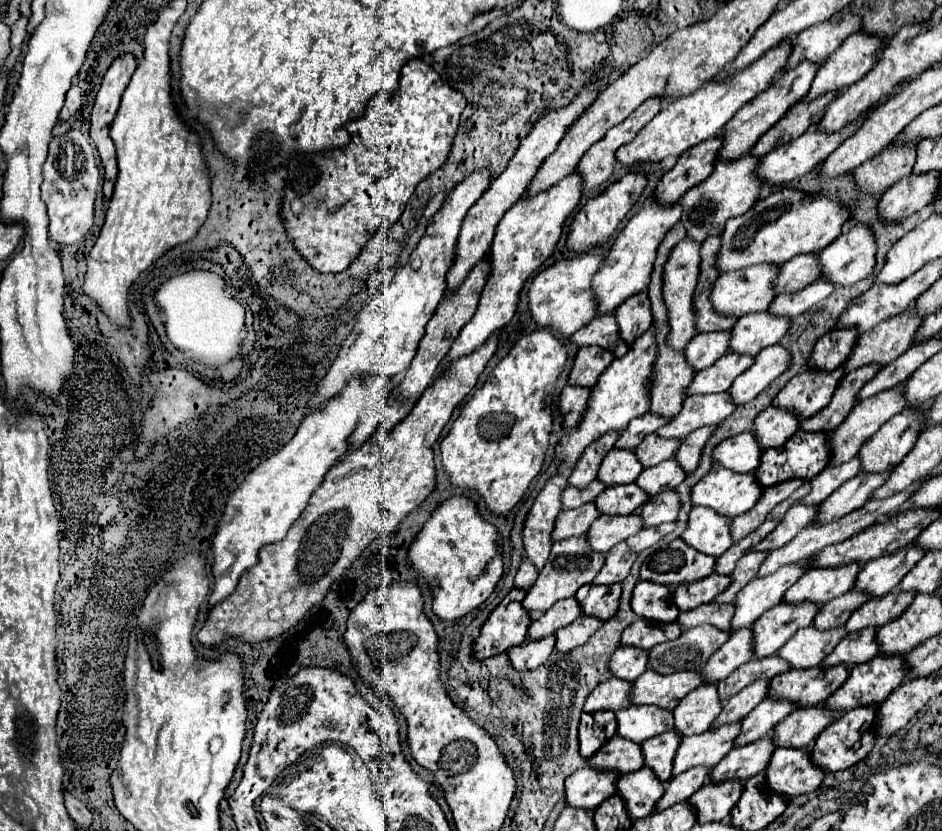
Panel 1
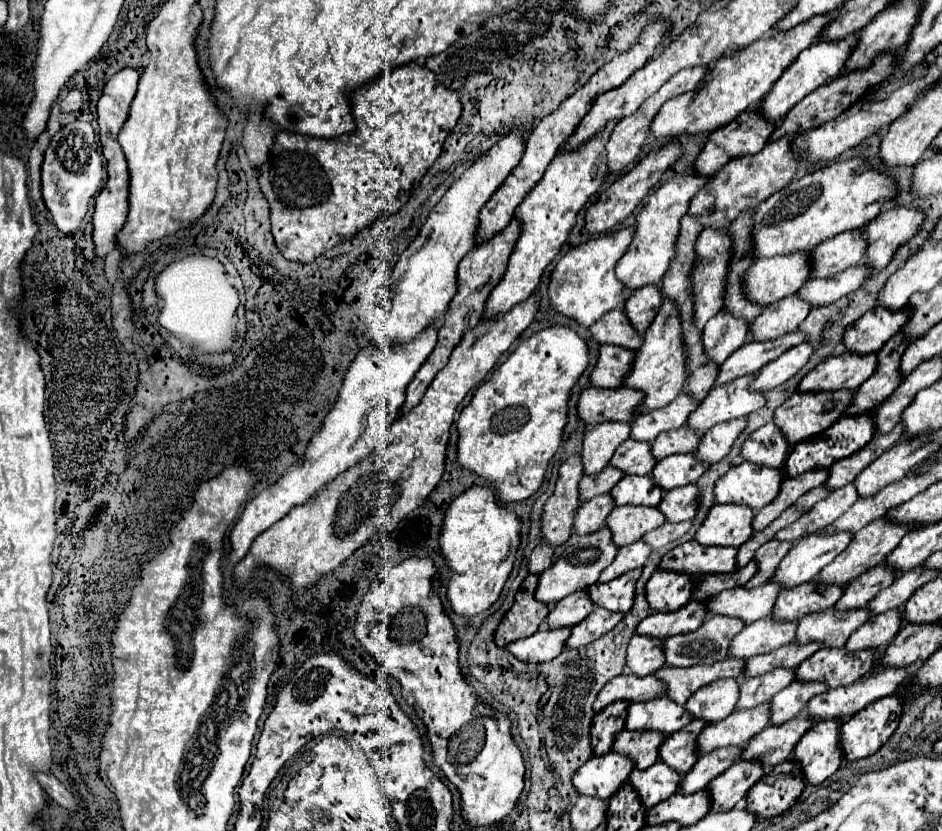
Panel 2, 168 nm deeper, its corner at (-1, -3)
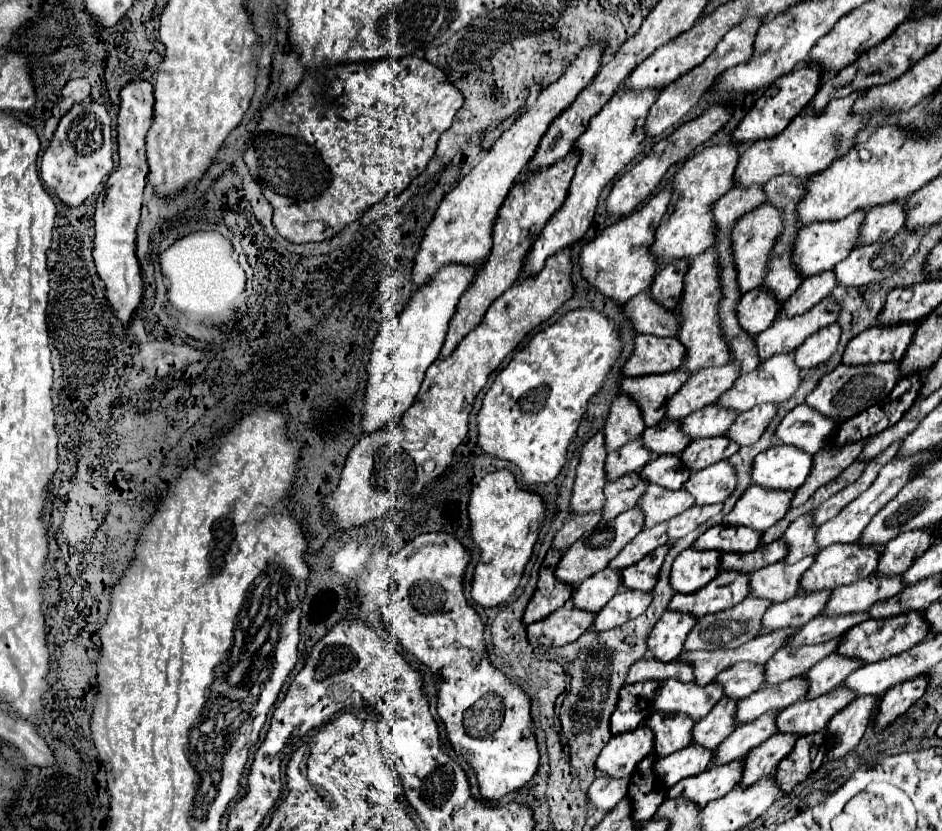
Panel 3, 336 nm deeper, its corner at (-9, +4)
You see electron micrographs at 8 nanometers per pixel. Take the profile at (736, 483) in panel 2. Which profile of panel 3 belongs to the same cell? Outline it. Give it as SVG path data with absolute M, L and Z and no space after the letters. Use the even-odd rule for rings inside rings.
M778 444L758 454L752 468L752 484L772 490L796 490L804 484L812 468L812 454Z

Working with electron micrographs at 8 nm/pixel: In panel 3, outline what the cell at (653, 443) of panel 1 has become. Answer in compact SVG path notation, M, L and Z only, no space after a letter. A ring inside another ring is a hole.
M710 404L702 410L696 410L684 418L684 430L690 434L690 438L712 438L724 434L730 424L736 420L736 410Z

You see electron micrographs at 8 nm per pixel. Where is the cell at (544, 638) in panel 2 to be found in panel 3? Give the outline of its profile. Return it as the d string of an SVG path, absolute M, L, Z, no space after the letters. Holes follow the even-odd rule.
M562 606L544 620L528 624L528 640L532 646L542 646L542 648L564 646L580 638L580 634L592 626L594 618L596 614L588 610Z

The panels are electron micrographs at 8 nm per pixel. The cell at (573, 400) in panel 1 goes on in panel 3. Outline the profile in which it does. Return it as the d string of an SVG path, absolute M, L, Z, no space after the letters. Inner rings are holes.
M676 370L666 374L648 374L638 378L624 378L620 382L622 392L632 396L642 408L646 426L656 426L666 416L666 402L684 386L690 378L688 370Z

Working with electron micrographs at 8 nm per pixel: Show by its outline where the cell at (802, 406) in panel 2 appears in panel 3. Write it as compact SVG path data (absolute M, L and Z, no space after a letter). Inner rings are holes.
M878 362L878 364L868 364L868 366L840 364L834 372L826 374L820 380L816 390L806 398L806 404L820 410L828 418L846 420L874 406L876 402L882 402L894 390L898 380L900 380L900 362Z

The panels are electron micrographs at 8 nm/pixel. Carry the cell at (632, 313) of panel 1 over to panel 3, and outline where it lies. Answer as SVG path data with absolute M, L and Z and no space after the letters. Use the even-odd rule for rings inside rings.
M672 260L668 266L664 266L658 276L654 278L654 284L650 288L650 294L660 302L664 308L672 310L680 304L682 292L684 292L684 274L688 272L688 260Z

